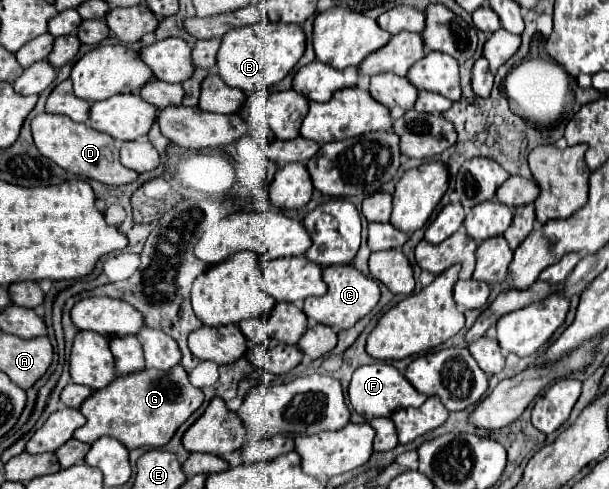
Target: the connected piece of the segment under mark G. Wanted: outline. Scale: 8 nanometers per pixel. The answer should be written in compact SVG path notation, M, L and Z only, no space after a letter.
M175 366L173 370L153 370L145 368L137 374L119 376L109 386L95 390L83 404L81 414L87 418L87 424L75 430L75 438L79 442L93 444L101 436L113 436L121 440L129 450L151 446L165 446L177 428L203 404L203 392L189 382L183 366Z

